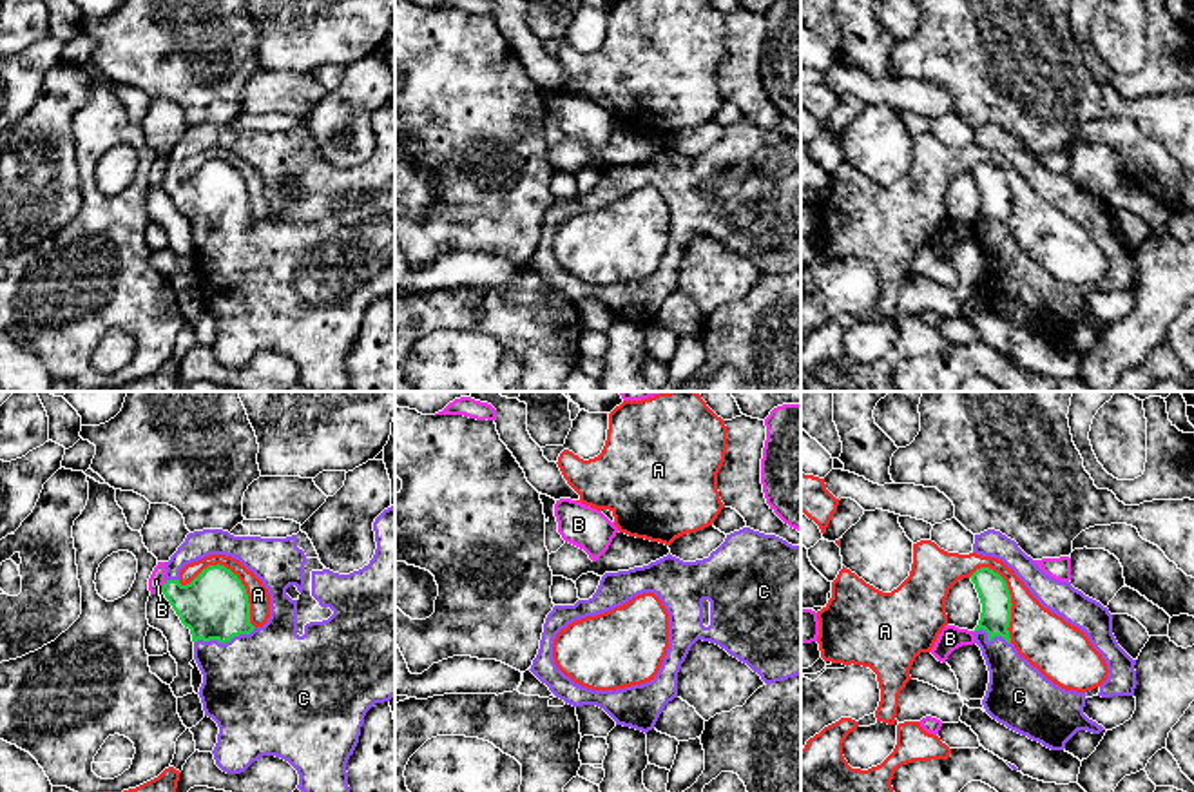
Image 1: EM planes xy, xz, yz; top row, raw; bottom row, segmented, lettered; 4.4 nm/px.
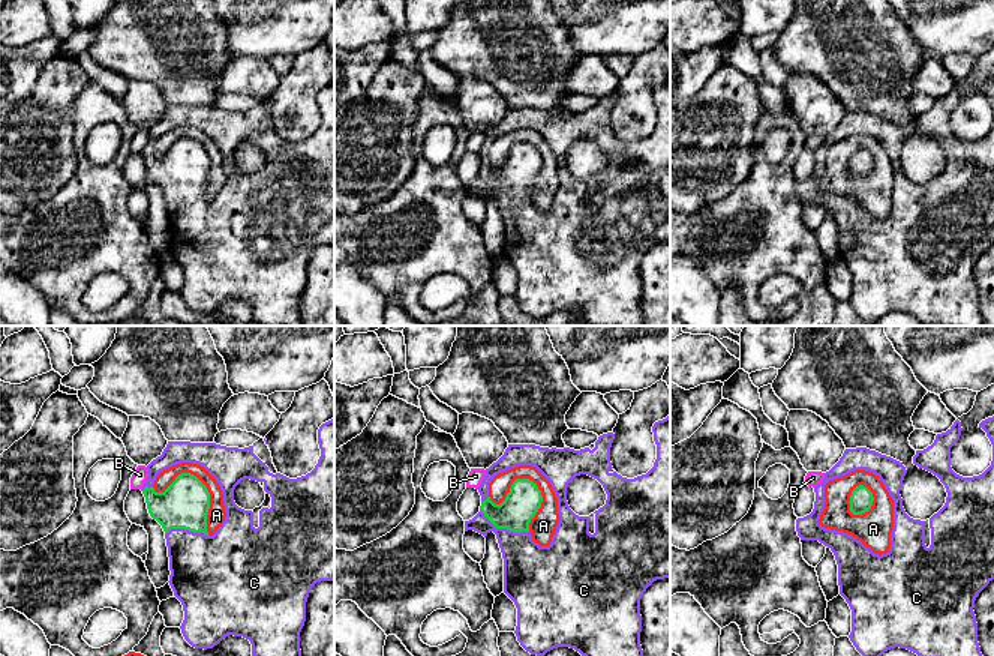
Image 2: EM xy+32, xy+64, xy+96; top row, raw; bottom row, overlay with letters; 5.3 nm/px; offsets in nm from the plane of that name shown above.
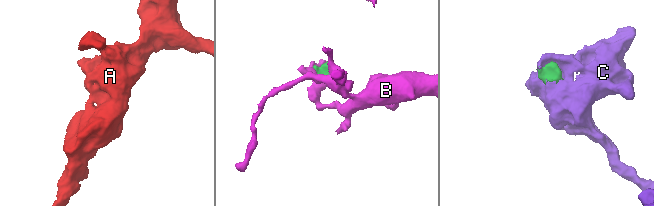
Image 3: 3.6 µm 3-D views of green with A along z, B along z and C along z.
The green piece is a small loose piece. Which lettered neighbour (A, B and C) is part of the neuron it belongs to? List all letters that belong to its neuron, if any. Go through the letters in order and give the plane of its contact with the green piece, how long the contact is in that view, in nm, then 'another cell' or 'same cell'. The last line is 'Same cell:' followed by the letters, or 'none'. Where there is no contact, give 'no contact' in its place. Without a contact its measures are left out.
A: xy | 400 nm | another cell
B: xy | 50 nm | another cell
C: xy | 280 nm | same cell
Same cell: C

